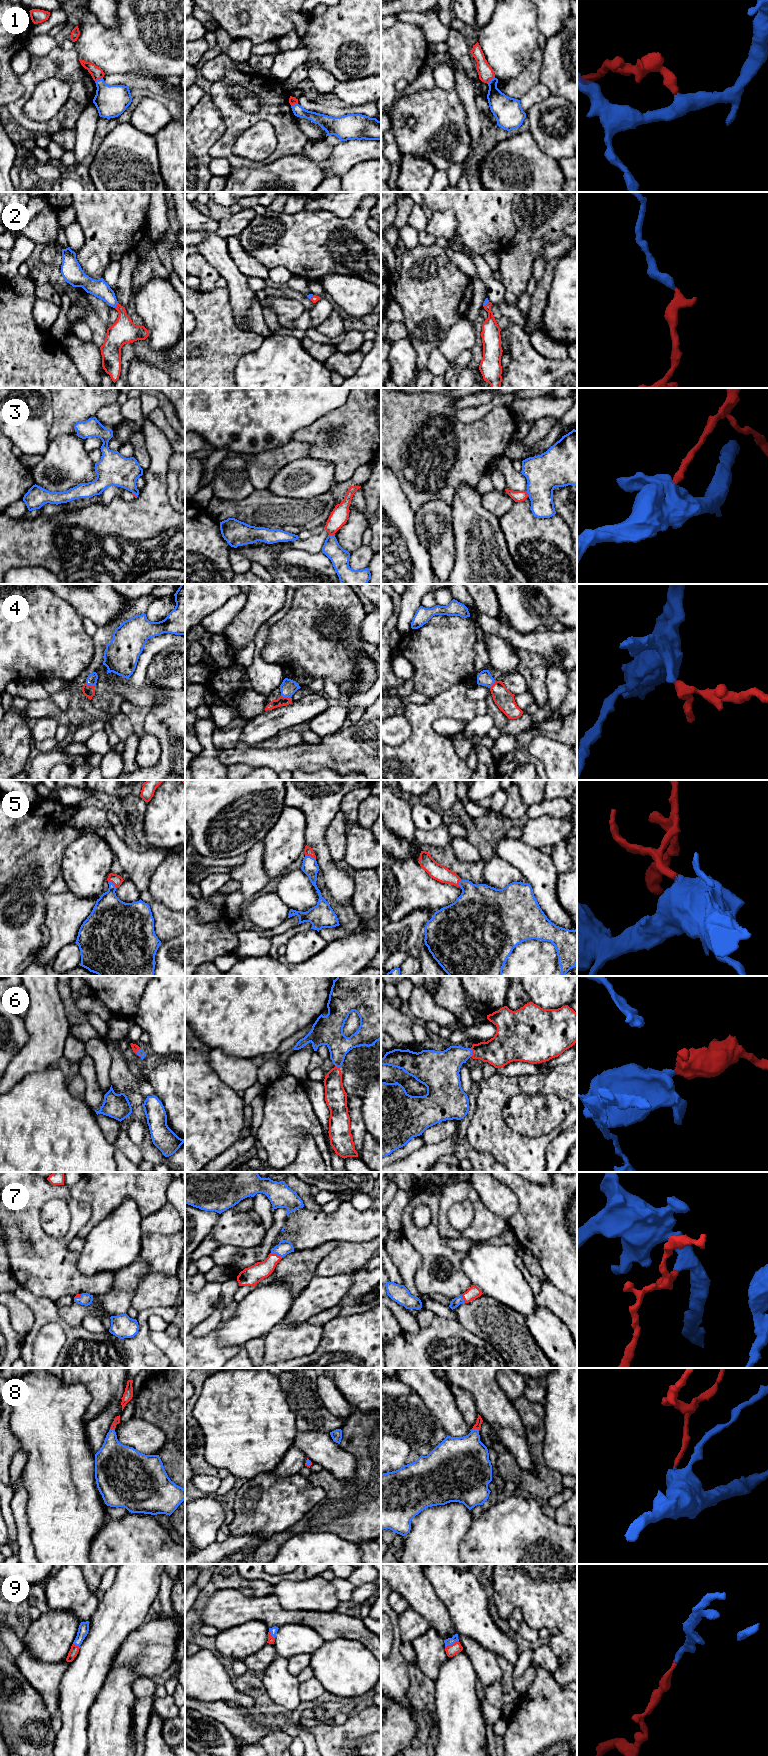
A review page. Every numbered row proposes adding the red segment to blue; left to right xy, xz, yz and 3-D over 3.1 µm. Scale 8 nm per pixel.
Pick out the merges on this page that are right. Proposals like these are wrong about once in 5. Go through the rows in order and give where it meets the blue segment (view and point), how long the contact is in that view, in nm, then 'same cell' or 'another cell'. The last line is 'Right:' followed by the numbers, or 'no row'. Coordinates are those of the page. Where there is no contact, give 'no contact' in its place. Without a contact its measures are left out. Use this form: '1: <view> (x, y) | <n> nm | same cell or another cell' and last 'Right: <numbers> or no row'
1: yz (490, 80) | 90 nm | another cell
2: xy (116, 304) | 50 nm | same cell
3: xz (332, 535) | 50 nm | another cell
4: xy (90, 684) | 80 nm | same cell
5: xz (310, 856) | 90 nm | same cell
6: yz (471, 1052) | 70 nm | same cell
7: xz (276, 1253) | 100 nm | same cell
8: yz (474, 1429) | 60 nm | same cell
9: yz (451, 1644) | 130 nm | same cell
Right: 2, 4, 5, 6, 7, 8, 9

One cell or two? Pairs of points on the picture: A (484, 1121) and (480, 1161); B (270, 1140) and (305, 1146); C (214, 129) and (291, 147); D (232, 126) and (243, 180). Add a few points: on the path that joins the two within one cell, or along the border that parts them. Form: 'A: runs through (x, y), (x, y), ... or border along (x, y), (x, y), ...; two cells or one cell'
A: border along (472, 1147), (482, 1153), (488, 1153), (496, 1161); two cells
B: border along (310, 1133), (306, 1133), (303, 1137), (293, 1161); two cells
C: border along (218, 108), (224, 123), (224, 132), (209, 150); two cells
D: border along (263, 165), (233, 169); two cells

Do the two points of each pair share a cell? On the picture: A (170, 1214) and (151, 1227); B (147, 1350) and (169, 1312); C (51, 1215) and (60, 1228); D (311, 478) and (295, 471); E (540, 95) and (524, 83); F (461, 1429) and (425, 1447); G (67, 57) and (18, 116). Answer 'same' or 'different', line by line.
A: same
B: same
C: same
D: same
E: different
F: different
G: same

